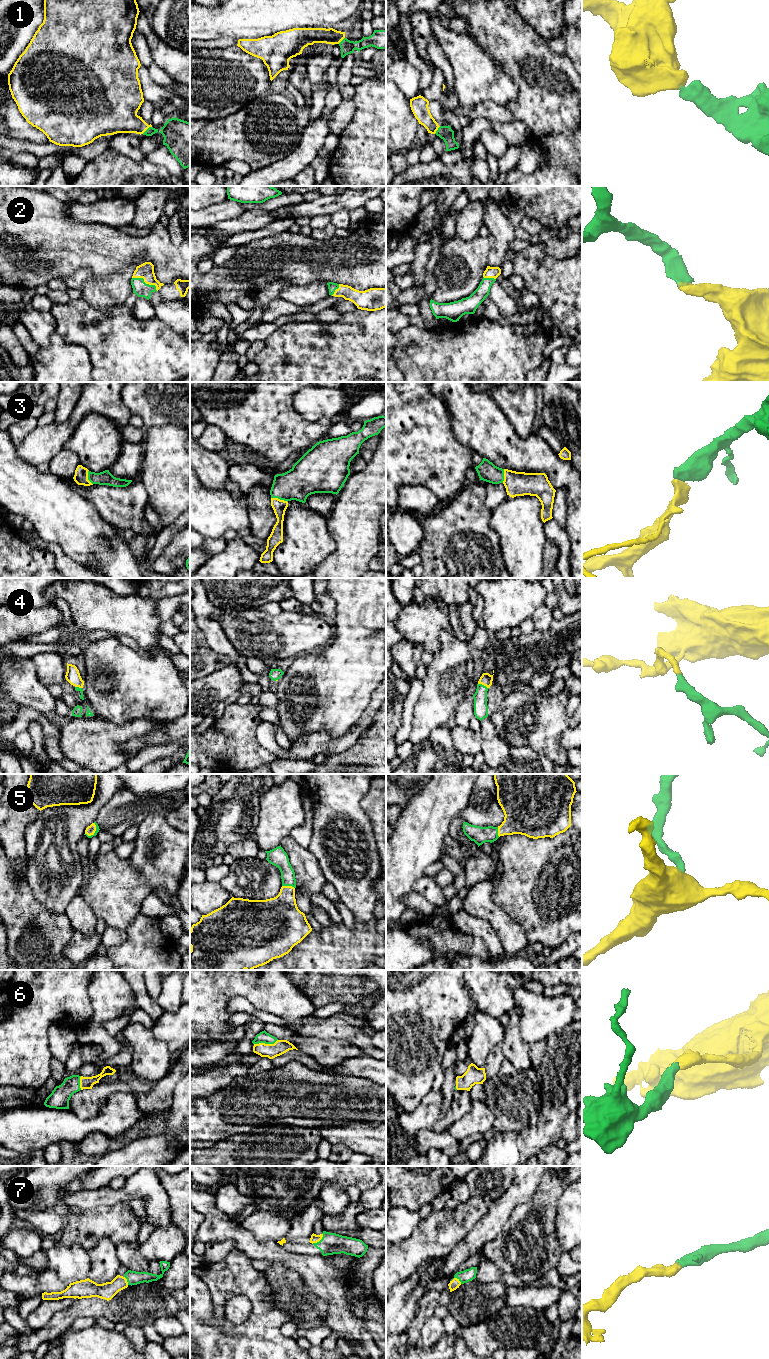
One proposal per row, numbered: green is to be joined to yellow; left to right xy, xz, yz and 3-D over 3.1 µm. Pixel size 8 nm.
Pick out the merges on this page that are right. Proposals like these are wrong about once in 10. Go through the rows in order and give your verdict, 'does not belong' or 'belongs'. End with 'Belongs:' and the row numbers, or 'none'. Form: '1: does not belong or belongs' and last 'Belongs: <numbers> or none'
1: belongs
2: belongs
3: belongs
4: belongs
5: belongs
6: belongs
7: belongs
Belongs: 1, 2, 3, 4, 5, 6, 7

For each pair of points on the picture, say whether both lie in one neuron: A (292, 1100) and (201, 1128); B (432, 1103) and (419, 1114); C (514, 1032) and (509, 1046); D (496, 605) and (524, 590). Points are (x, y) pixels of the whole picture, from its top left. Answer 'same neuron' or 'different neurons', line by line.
A: same neuron
B: same neuron
C: same neuron
D: same neuron

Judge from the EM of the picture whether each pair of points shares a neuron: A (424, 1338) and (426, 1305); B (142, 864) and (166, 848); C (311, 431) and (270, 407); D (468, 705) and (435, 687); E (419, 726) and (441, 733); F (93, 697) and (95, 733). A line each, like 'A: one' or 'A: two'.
A: two
B: one
C: one
D: two
E: two
F: two

